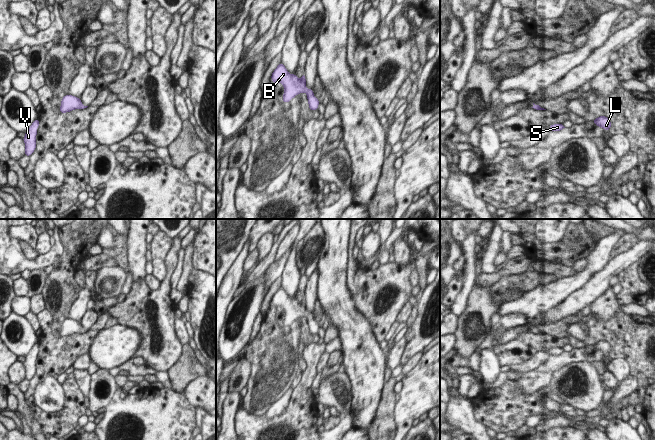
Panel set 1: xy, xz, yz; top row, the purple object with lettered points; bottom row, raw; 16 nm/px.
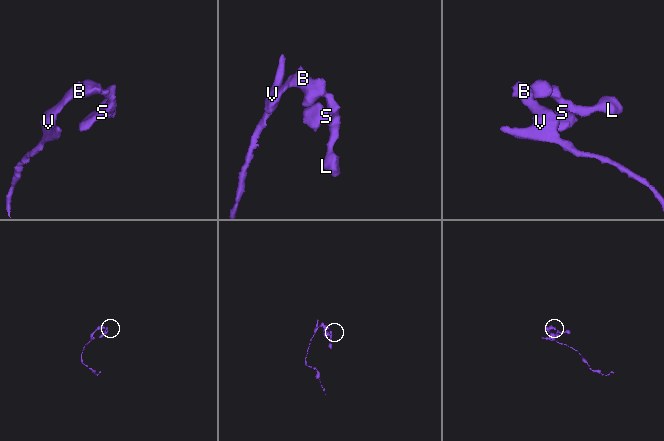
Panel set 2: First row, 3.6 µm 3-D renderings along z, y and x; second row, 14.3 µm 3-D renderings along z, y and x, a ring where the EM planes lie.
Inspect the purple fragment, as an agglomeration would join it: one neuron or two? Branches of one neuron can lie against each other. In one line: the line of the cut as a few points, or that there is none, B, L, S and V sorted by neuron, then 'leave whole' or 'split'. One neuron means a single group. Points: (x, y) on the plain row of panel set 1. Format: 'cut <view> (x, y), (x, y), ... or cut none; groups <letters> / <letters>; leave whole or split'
cut none; groups B L S V; leave whole

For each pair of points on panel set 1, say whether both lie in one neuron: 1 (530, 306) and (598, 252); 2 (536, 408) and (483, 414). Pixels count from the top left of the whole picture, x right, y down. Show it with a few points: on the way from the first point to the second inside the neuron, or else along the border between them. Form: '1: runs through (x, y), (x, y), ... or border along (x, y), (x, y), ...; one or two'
1: runs through (549, 295), (575, 282), (588, 271); one
2: runs through (523, 408), (496, 409); one

